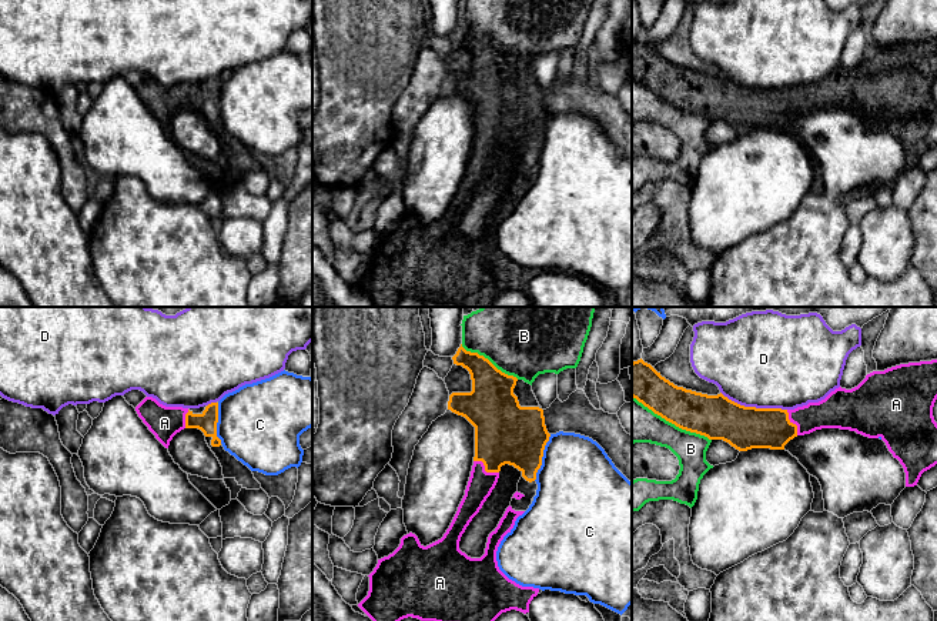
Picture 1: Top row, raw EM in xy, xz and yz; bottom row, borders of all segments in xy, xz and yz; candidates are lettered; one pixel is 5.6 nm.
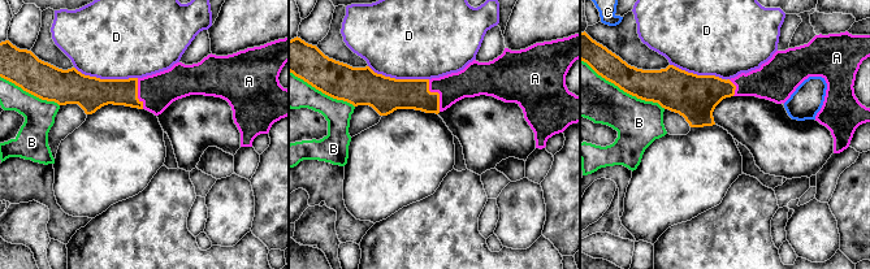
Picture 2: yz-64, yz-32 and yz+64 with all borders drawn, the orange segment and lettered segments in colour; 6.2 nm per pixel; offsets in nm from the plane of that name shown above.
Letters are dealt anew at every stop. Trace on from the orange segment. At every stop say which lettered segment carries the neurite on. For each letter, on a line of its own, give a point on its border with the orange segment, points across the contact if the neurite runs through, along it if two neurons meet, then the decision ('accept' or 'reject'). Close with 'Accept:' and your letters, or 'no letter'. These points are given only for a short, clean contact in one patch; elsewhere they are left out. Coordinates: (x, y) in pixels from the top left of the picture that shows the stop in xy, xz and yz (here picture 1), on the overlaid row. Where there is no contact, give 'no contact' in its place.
A: xz (485, 468) | accept
B: yz (672, 423) | reject
C: xz (542, 456) | reject
D: yz (753, 407) | reject
Accept: A

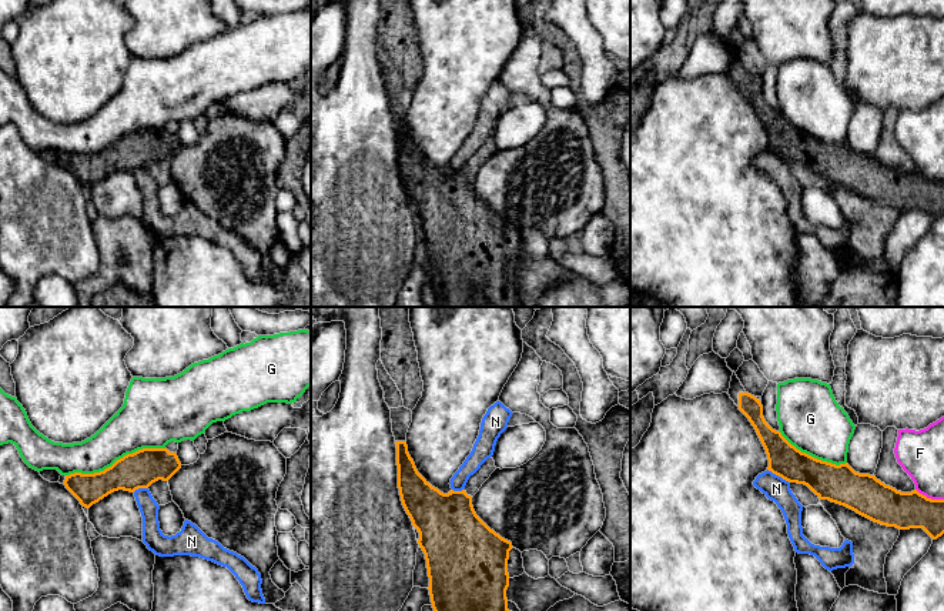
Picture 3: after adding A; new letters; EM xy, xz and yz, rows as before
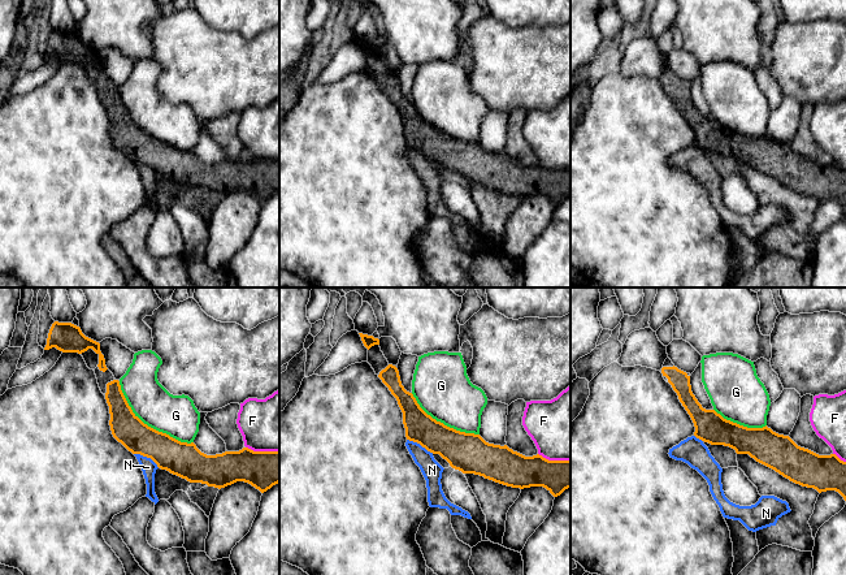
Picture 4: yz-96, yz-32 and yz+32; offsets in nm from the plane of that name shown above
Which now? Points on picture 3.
F: yz (930, 498) | reject
G: xy (116, 461) | reject
N: yz (779, 476) | along yz (767, 468), (789, 483) | reject
Accept: no letter

